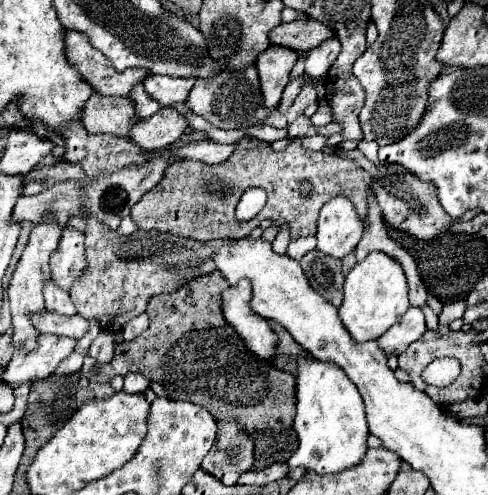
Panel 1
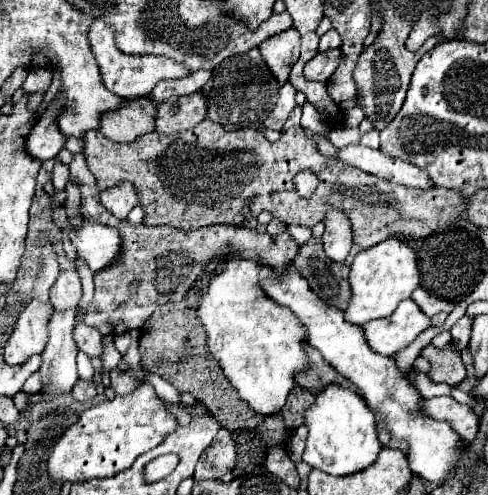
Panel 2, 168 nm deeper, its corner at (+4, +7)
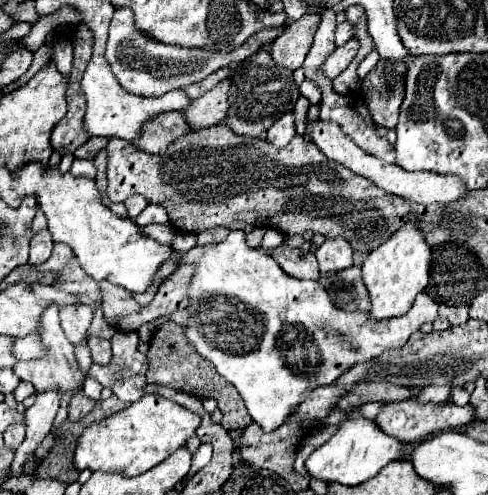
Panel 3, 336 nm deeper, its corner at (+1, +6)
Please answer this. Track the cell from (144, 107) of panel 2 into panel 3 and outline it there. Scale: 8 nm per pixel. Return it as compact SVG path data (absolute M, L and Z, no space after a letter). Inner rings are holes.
M163 112L151 118L141 130L141 136L133 140L133 146L149 152L149 154L161 154L175 138L183 136L189 130L183 116L179 112Z

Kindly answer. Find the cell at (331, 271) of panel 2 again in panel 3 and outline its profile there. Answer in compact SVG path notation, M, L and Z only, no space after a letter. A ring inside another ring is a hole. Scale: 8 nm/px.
M351 266L339 270L335 274L321 274L319 284L327 290L331 302L335 302L341 310L363 310L367 312L371 306L367 298L367 288L361 280L361 268Z

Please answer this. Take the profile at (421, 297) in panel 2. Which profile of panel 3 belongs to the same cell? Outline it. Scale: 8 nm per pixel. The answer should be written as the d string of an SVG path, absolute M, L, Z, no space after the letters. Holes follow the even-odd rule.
M441 304L439 306L439 316L441 318L447 318L451 322L451 326L459 326L463 322L469 320L469 308L463 304L463 306L447 306L447 304Z

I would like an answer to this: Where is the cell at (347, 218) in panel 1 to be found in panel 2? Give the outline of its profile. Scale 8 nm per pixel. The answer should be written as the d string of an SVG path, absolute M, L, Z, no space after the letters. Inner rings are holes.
M330 209L326 215L326 231L322 235L324 241L324 251L332 261L344 263L344 259L350 253L352 247L352 229L350 229L350 221L344 213L340 213L338 209Z

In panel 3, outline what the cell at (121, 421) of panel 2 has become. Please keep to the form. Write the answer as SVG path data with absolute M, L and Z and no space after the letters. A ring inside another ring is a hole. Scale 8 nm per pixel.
M145 394L139 402L89 424L77 440L73 464L81 470L119 472L123 476L139 476L145 470L163 462L171 452L183 446L199 428L201 418L187 408L163 398L161 394Z

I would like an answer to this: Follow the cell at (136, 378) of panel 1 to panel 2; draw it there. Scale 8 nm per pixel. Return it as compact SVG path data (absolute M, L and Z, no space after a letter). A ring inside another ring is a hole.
M148 375L146 381L156 389L156 393L160 395L162 401L174 403L174 405L182 405L182 403L180 403L180 393L172 387L172 383L168 383L166 379L162 379L162 377L158 377L158 375Z

